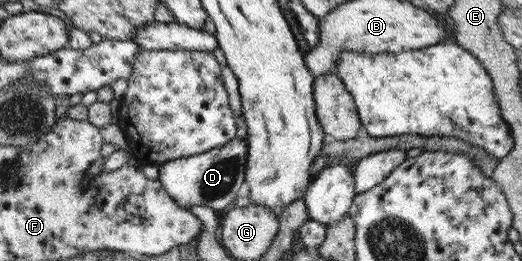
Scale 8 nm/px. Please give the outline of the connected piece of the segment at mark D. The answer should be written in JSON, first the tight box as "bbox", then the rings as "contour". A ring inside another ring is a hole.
{"bbox":[156,137,247,214],"contour":[[[234,137],[227,144],[203,154],[164,161],[158,166],[156,179],[177,206],[184,209],[189,206],[207,206],[217,214],[221,214],[224,207],[244,188],[245,161],[247,161],[245,157],[247,157],[245,138]]]}

